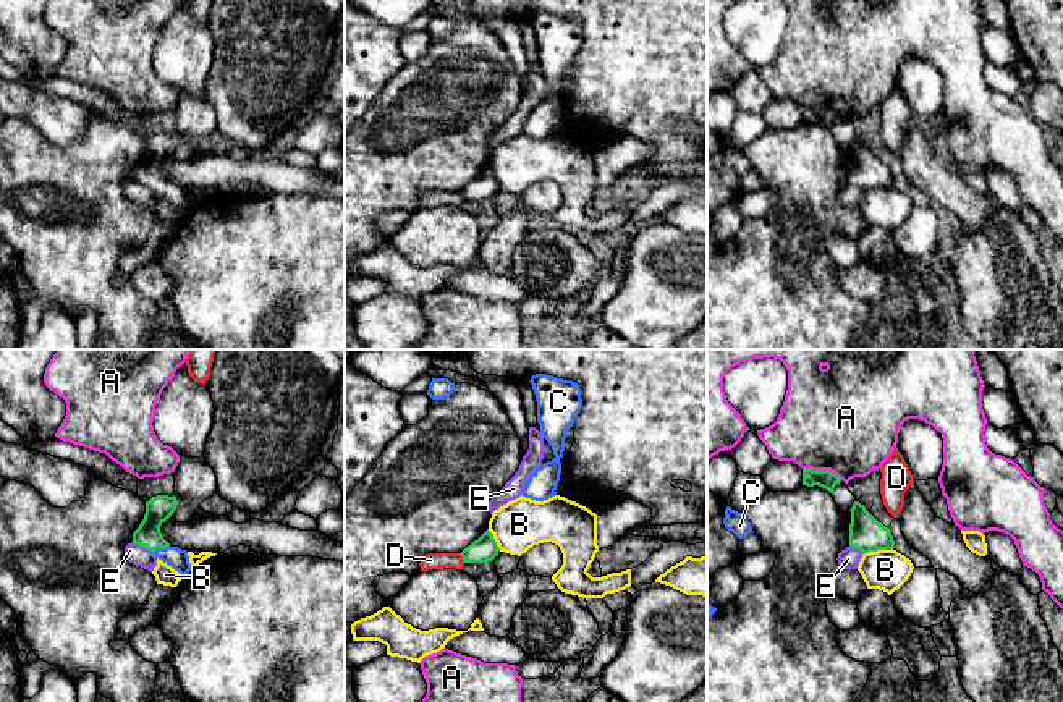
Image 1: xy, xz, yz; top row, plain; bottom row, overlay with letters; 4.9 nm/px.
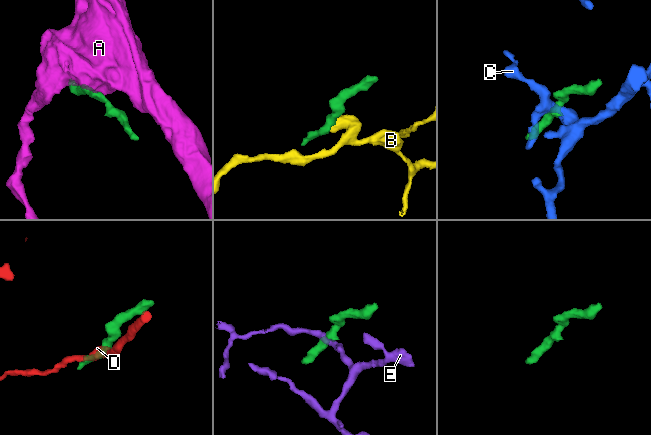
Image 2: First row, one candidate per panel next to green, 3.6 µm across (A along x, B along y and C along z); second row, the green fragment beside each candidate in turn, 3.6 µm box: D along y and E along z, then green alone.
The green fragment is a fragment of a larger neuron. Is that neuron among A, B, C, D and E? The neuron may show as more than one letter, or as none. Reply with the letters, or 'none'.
C

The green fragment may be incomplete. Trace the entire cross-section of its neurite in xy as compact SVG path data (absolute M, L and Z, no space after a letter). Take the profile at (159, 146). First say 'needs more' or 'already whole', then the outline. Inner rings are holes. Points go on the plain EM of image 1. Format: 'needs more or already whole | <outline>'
needs more | M157 133L146 139L146 152L133 170L133 180L150 188L159 197L186 214L193 207L188 189L172 184L160 170L160 163L175 150L176 142L175 133Z

